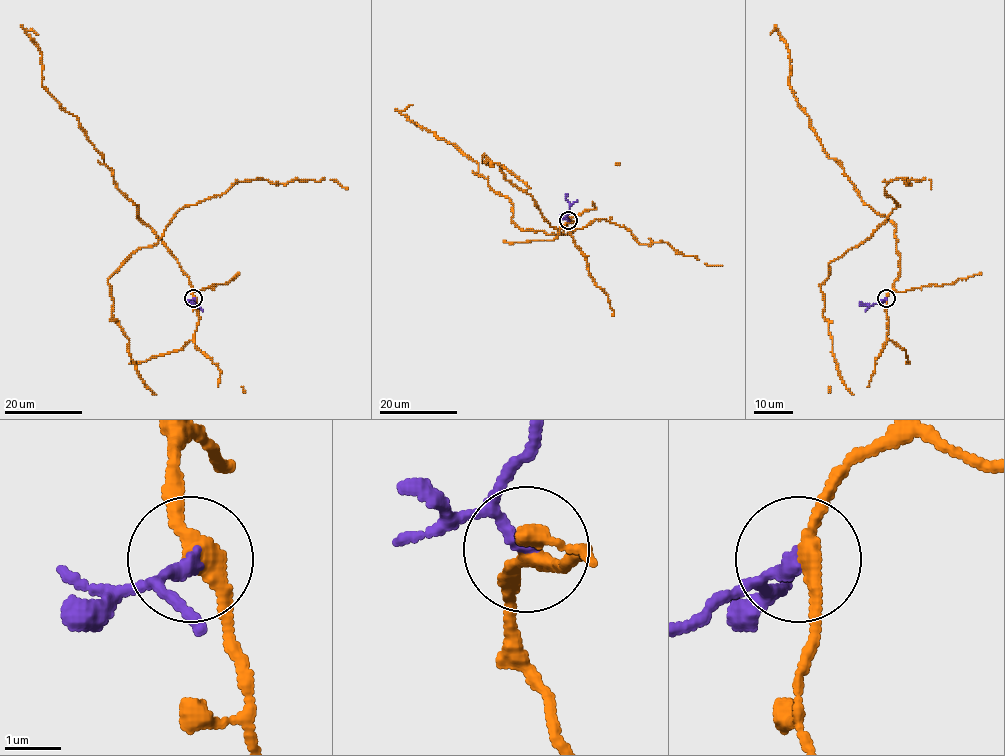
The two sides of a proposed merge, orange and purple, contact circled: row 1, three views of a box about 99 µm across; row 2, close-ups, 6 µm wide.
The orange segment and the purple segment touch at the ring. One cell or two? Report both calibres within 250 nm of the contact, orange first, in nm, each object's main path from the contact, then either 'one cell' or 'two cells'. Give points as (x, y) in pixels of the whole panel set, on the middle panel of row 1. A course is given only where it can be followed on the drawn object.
300 nm thick on the orange side, 190 nm on the other; orange runs (568, 220), (562, 233), (521, 230), (512, 219), (510, 200), (480, 176), (477, 162), (400, 112), (412, 104); purple runs (568, 220), (566, 216), (571, 204), (566, 196); two cells

